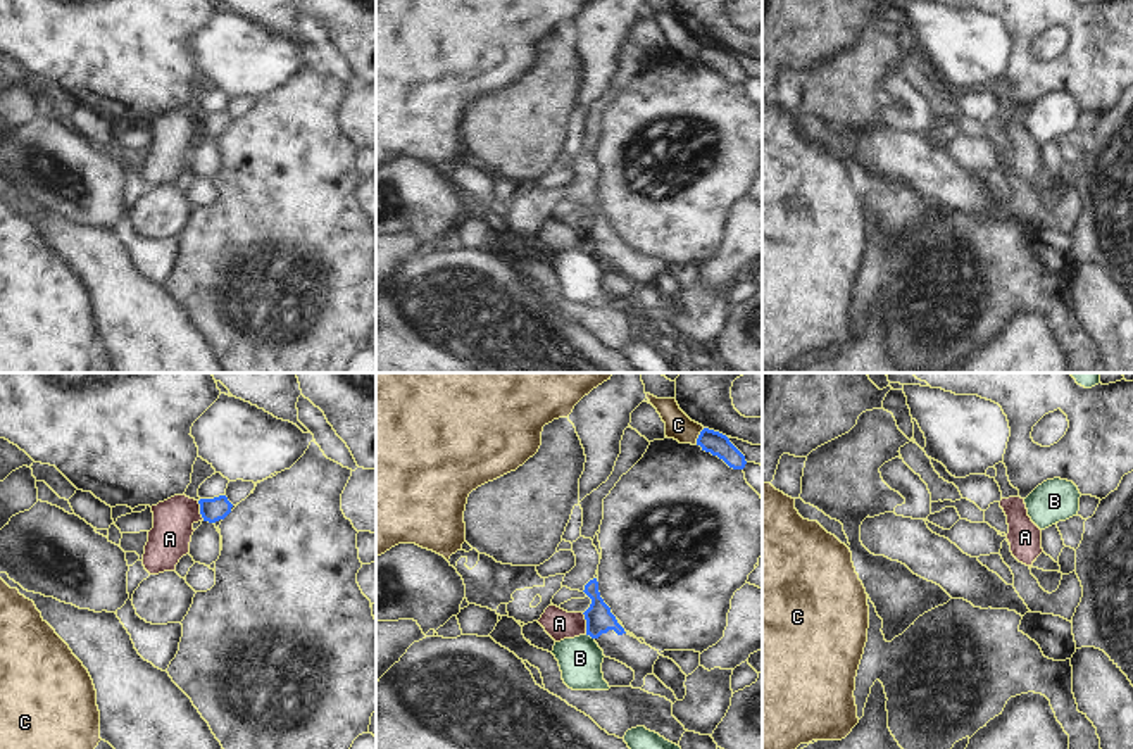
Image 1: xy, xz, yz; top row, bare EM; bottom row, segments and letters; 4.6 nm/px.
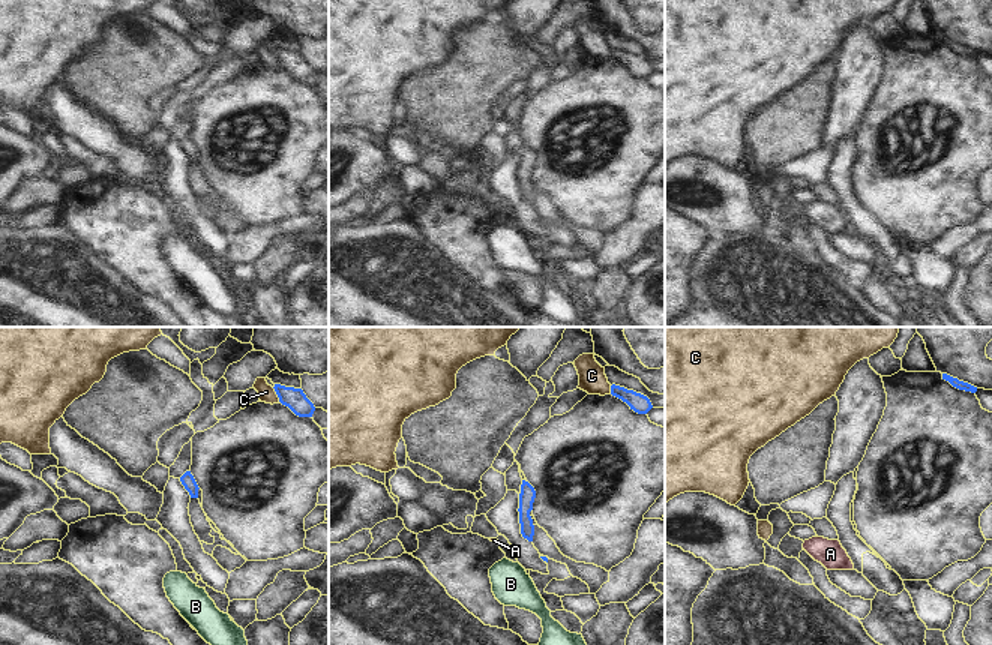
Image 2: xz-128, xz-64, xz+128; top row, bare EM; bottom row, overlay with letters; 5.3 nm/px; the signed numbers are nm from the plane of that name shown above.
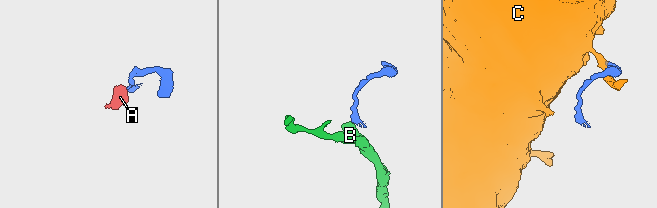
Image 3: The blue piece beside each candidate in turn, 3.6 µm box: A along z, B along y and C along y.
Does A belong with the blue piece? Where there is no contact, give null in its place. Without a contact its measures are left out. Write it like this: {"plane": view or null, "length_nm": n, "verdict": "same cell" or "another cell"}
{"plane": "xz", "length_nm": 110, "verdict": "another cell"}

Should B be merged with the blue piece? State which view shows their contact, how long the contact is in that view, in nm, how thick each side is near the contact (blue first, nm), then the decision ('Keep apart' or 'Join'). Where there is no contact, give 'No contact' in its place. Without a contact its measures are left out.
Touches blue in xz. Shared border 50 nm. Thickness 130 nm (blue) against 200 nm. Keep apart.

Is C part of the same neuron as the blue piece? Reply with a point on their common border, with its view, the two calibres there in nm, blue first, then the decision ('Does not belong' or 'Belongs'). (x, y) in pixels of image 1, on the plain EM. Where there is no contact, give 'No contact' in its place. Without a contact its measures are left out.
Touches blue at xz (699, 49). Thickness 110 nm (blue) against 120 nm. Does not belong.

